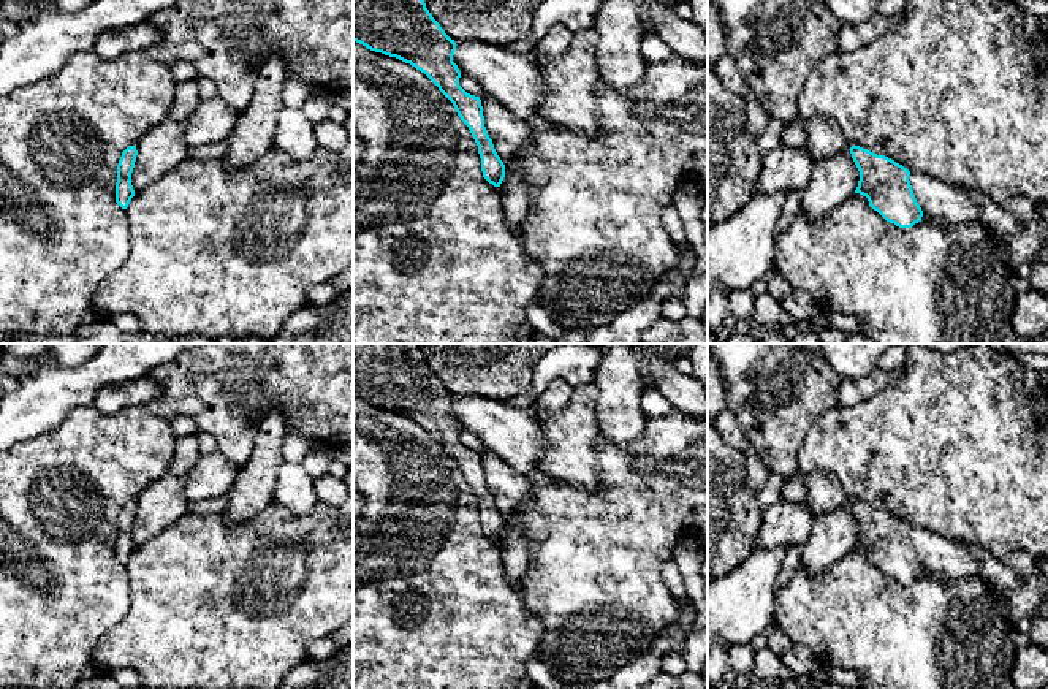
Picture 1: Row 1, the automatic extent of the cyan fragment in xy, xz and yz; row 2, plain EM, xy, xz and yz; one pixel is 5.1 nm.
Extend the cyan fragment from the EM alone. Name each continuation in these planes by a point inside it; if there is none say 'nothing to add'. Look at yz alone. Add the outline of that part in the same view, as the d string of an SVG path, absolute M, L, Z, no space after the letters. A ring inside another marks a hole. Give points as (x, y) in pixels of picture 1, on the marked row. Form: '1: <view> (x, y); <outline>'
1: yz (950, 206); M910 173L909 181L921 211L944 228L980 220L978 206L963 188L920 173Z

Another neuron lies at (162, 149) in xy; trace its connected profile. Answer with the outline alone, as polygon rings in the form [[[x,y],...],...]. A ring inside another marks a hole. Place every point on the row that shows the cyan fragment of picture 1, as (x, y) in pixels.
[[[196,79],[176,84],[171,111],[136,144],[138,155],[131,173],[135,193],[150,187],[187,160],[185,124],[199,100],[201,93]]]

